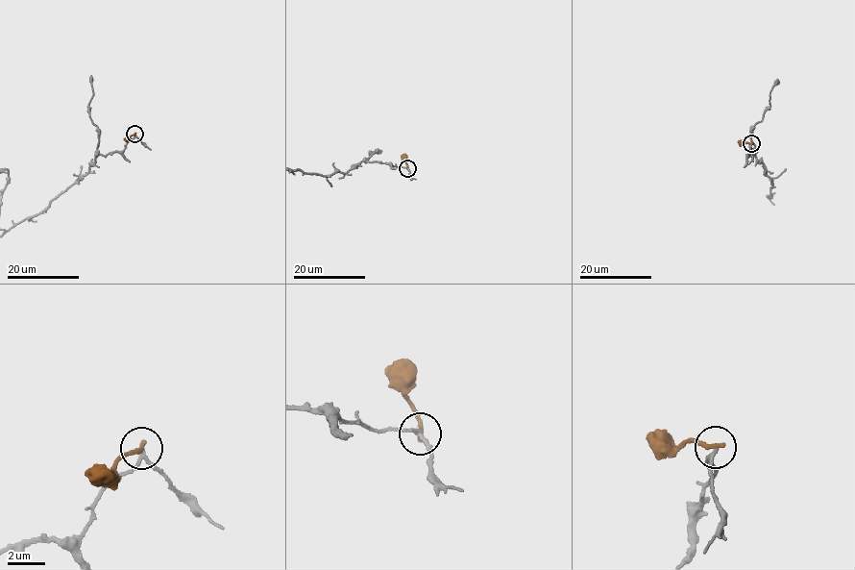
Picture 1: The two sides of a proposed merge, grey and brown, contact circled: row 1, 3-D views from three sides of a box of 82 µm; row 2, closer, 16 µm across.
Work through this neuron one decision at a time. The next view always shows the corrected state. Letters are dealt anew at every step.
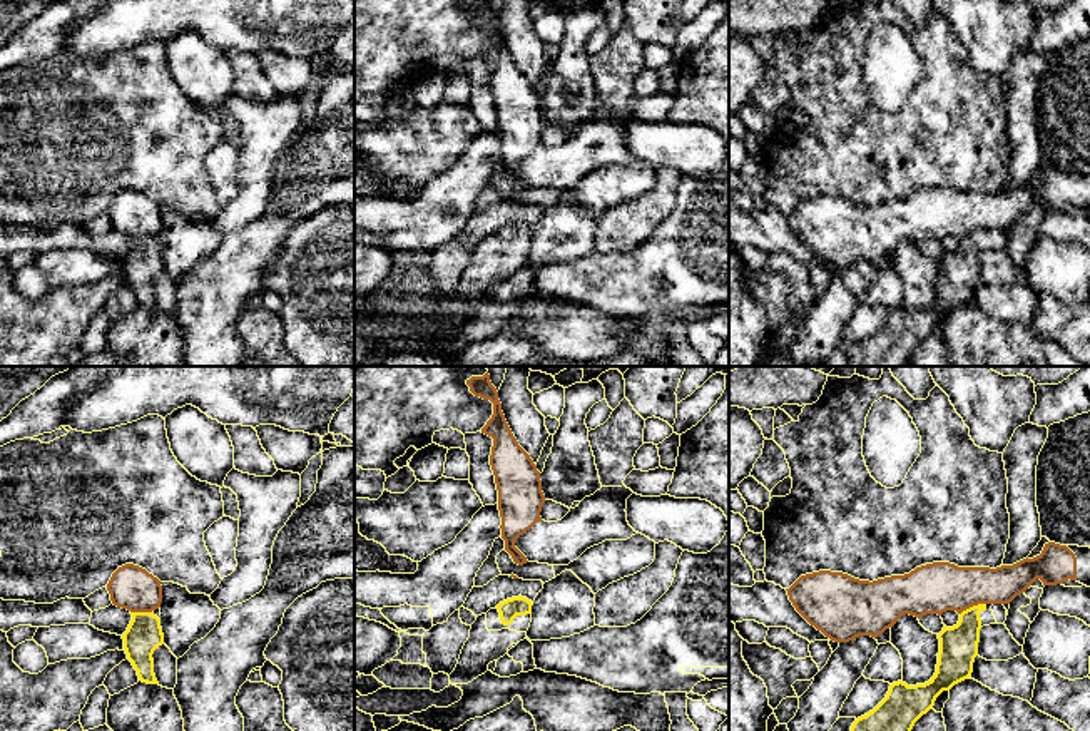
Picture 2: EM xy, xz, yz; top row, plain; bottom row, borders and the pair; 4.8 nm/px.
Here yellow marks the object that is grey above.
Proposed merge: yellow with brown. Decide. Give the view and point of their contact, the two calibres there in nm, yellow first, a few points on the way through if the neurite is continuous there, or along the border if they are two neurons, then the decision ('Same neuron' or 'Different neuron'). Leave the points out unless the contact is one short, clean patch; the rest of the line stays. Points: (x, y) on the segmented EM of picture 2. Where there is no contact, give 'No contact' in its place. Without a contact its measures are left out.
Touches yellow at yz (973, 606). Thickness 190 nm (yellow) against 240 nm. Boundary: yz (985, 603), (973, 604), (960, 614). Different neuron

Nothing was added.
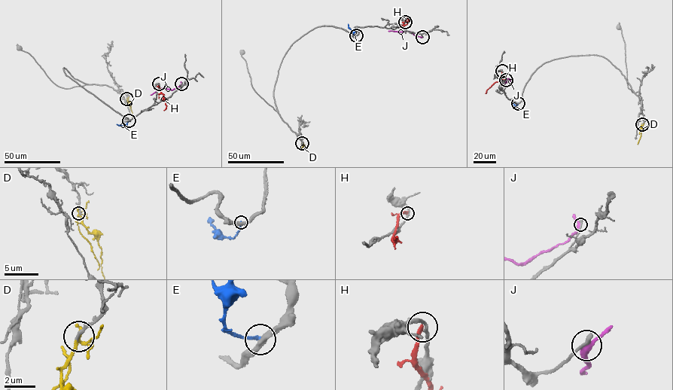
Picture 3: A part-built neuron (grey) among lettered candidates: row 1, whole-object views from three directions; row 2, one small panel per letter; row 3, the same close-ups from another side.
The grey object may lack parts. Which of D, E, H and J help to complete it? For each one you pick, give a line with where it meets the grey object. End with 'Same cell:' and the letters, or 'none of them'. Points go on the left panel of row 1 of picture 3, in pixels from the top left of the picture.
D: Touches grey at (126, 99)
Same cell: D

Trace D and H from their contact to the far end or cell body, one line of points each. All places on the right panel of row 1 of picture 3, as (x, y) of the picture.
D: (642, 124), (637, 144)
H: (502, 71), (503, 78), (495, 82), (485, 93)

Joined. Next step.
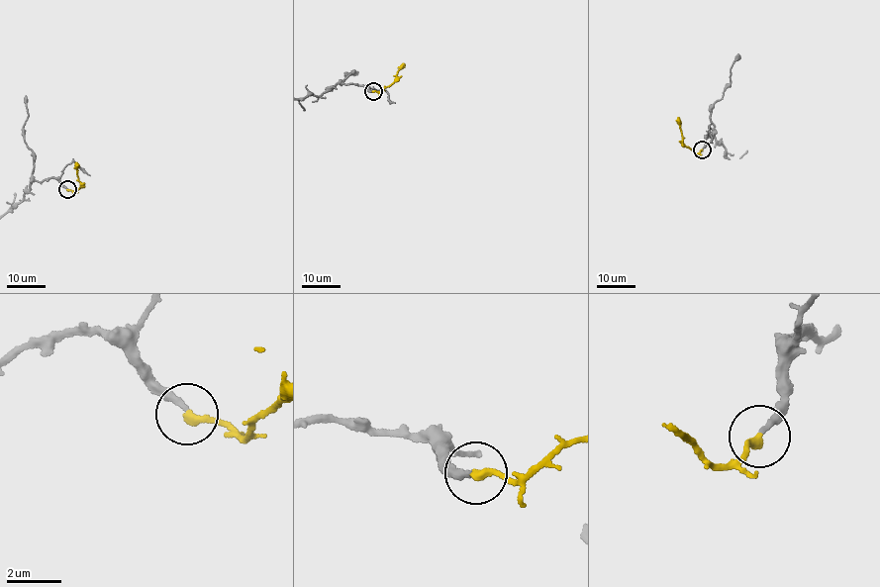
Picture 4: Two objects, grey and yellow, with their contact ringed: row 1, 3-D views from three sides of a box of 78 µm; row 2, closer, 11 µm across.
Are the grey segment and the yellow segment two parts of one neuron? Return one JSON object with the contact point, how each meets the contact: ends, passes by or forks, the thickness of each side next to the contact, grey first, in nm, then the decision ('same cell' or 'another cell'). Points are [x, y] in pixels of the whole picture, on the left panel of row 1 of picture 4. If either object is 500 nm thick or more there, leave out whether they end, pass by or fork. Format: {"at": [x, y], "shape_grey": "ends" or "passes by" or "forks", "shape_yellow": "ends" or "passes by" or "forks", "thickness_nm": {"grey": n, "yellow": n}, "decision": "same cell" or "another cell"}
{"at": [67, 189], "shape_grey": "ends", "shape_yellow": "ends", "thickness_nm": {"grey": 200, "yellow": 320}, "decision": "same cell"}

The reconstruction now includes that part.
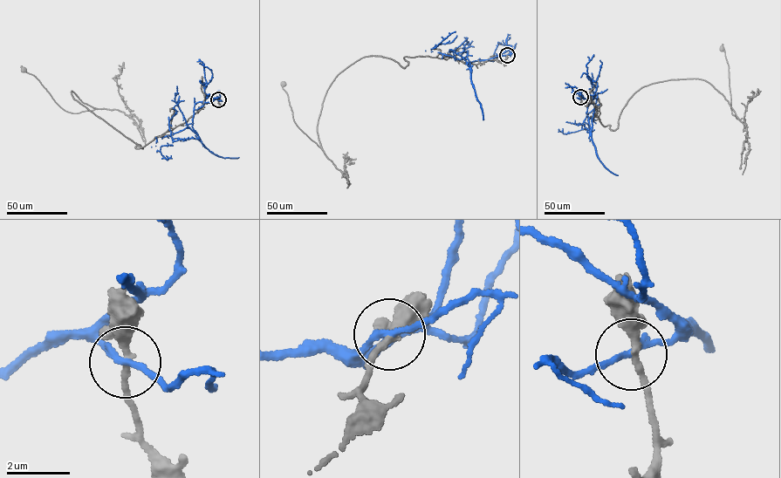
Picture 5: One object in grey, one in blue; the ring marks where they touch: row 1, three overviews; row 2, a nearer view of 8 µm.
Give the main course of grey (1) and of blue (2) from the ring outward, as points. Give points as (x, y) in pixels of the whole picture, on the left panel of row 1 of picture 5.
1: (218, 99), (136, 148), (142, 147), (73, 92), (95, 109), (65, 111), (23, 70)
2: (218, 99), (194, 110), (192, 127), (198, 139), (179, 139), (161, 146), (161, 154), (167, 160), (171, 155)

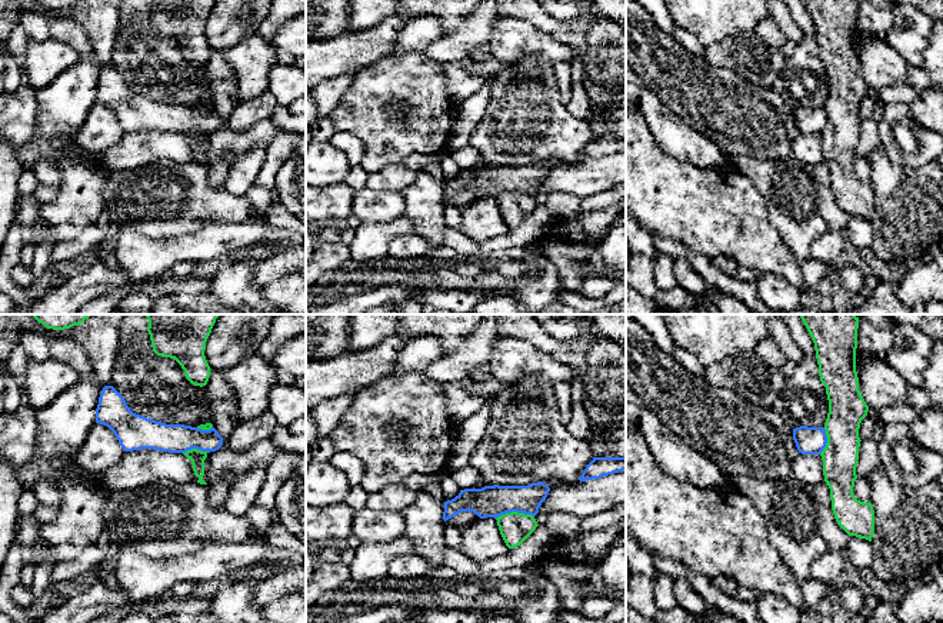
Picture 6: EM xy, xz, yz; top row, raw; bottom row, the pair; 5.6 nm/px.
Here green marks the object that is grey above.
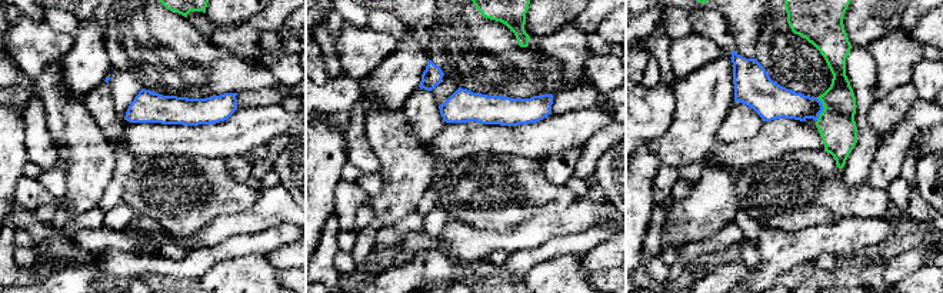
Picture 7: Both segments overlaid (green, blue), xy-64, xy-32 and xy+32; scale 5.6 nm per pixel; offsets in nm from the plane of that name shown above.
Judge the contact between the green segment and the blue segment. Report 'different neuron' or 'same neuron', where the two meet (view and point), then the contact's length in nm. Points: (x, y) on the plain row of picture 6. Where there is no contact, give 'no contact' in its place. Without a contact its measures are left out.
different neuron; contact xz (515, 192); length 220 nm

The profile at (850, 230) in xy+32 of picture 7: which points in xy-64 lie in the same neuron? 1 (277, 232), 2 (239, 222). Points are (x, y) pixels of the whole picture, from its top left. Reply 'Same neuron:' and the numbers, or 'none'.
Same neuron: 2

